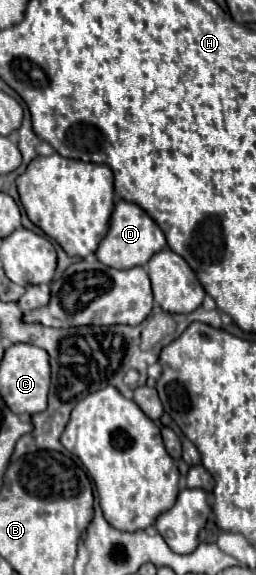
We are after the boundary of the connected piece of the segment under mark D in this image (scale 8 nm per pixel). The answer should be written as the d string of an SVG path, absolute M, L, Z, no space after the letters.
M118 201L112 213L112 221L110 221L110 231L108 235L102 239L96 257L100 259L100 263L114 267L114 269L130 269L130 267L138 267L138 265L146 265L148 259L152 255L156 255L156 251L162 251L166 247L166 237L162 233L162 229L152 221L152 217L138 207L136 203L130 201Z

